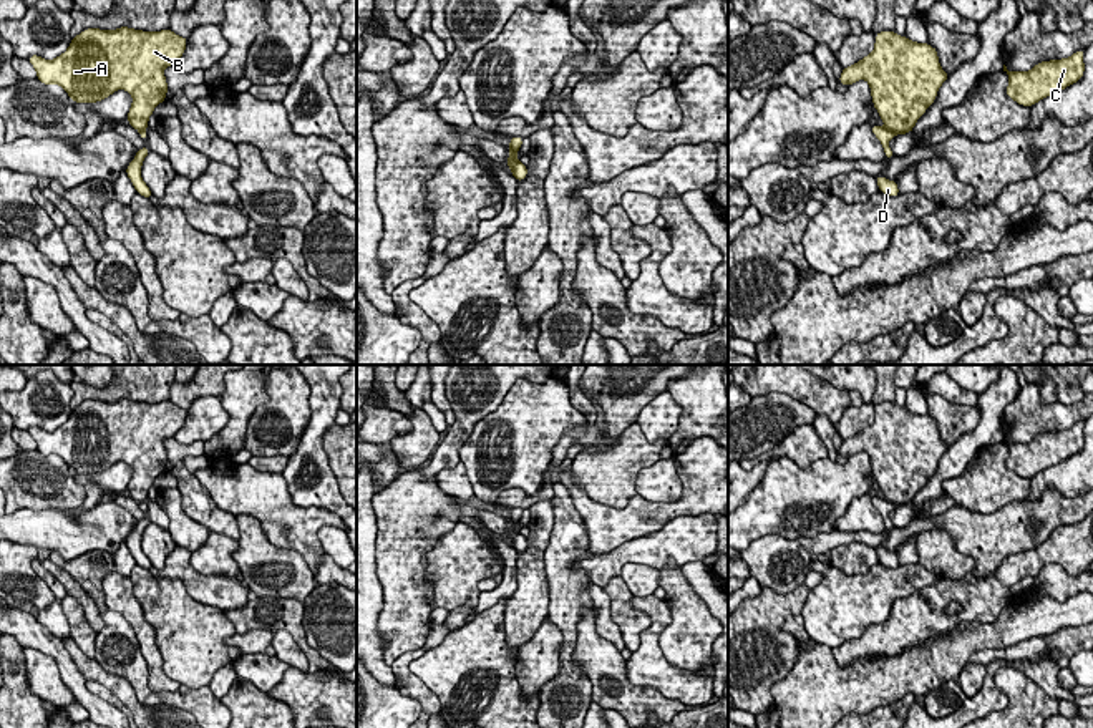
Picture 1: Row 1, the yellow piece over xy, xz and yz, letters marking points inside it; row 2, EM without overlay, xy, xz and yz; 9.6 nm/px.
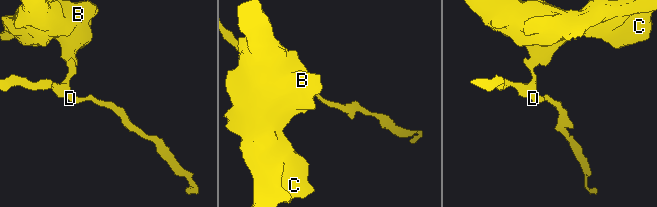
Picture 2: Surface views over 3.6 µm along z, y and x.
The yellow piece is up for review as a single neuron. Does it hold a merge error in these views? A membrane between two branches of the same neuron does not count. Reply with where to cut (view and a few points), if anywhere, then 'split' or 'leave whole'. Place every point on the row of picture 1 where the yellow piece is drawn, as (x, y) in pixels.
cut in yz along (886, 126), (896, 133); split

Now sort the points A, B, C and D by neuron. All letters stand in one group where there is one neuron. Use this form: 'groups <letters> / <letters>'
groups A B C / D

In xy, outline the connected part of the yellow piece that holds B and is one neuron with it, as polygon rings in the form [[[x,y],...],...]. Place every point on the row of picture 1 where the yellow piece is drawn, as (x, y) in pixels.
[[[86,28],[55,60],[28,56],[43,85],[60,85],[76,103],[106,99],[116,90],[133,96],[128,123],[143,131],[154,108],[166,99],[164,68],[182,55],[187,38],[169,28],[143,32]]]

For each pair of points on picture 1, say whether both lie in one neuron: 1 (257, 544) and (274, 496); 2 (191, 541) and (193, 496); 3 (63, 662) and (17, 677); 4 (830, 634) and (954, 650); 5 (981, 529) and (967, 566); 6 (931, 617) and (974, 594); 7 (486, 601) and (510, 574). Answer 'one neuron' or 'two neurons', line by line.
1: two neurons
2: two neurons
3: two neurons
4: two neurons
5: two neurons
6: one neuron
7: one neuron

